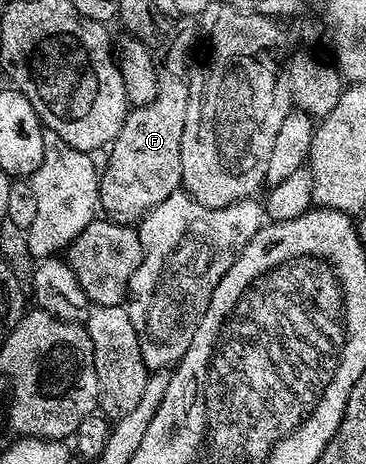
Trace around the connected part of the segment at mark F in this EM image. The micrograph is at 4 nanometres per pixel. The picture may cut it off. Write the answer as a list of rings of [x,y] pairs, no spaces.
[[[182,20],[164,46],[165,54],[157,61],[157,94],[151,103],[136,106],[125,116],[119,135],[108,150],[109,162],[99,177],[99,209],[106,218],[117,223],[137,223],[146,213],[150,213],[163,199],[182,188],[181,184],[181,144],[183,143],[183,123],[187,119],[189,102],[189,78],[187,70],[191,65],[191,54],[199,41],[199,25],[196,20]]]

